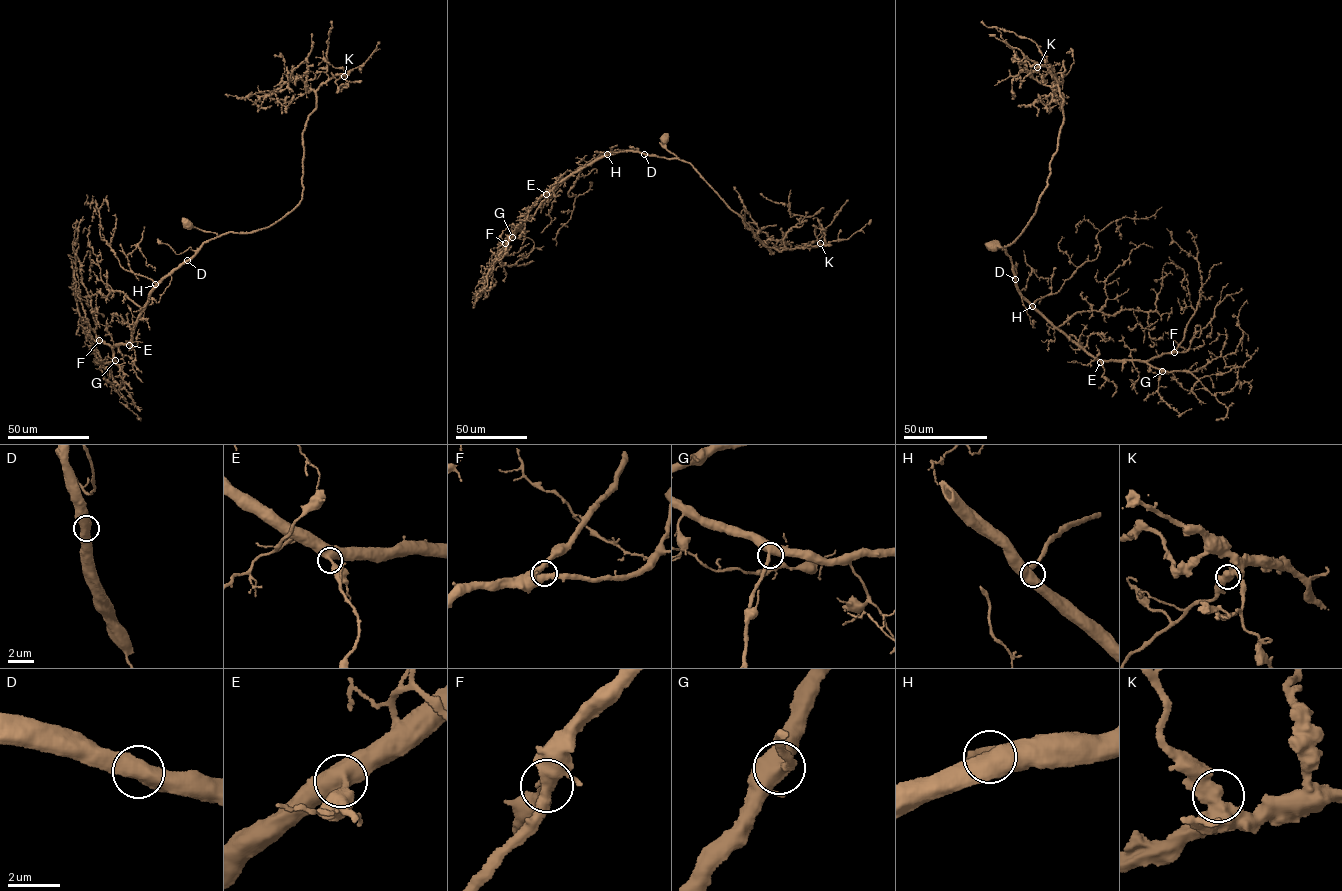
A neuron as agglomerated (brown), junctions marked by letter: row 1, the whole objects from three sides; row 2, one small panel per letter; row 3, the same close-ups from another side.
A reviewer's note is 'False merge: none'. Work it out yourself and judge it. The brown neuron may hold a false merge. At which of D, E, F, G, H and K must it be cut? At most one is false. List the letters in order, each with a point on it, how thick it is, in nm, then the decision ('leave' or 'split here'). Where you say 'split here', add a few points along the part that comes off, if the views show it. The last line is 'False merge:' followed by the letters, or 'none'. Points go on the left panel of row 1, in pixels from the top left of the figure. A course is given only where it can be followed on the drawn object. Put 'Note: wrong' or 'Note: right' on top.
Note: right
D: at (187, 260); 600 nm thick; leave
E: at (129, 345); 440 nm thick; leave
F: at (99, 340); 480 nm thick; leave
G: at (115, 360); 440 nm thick; leave
H: at (155, 284); 550 nm thick; leave
K: at (344, 76); 600 nm thick; leave
False merge: none

